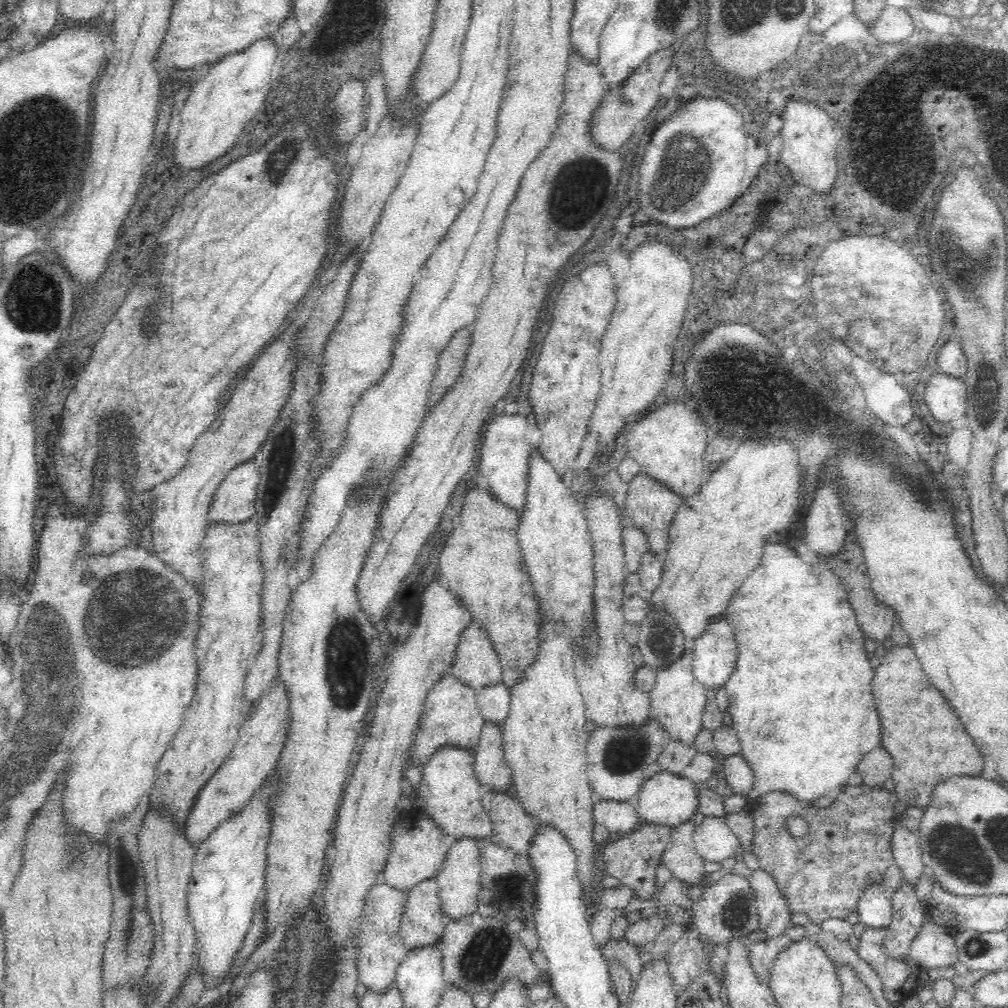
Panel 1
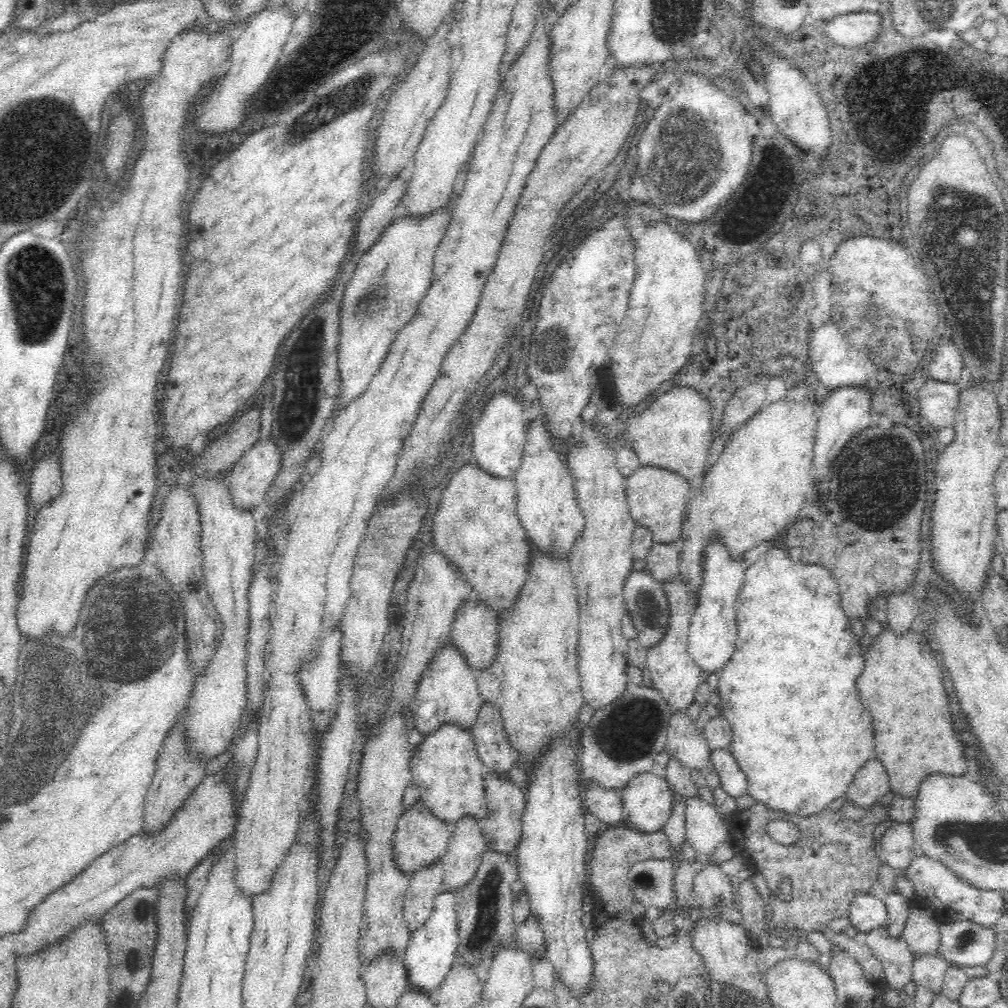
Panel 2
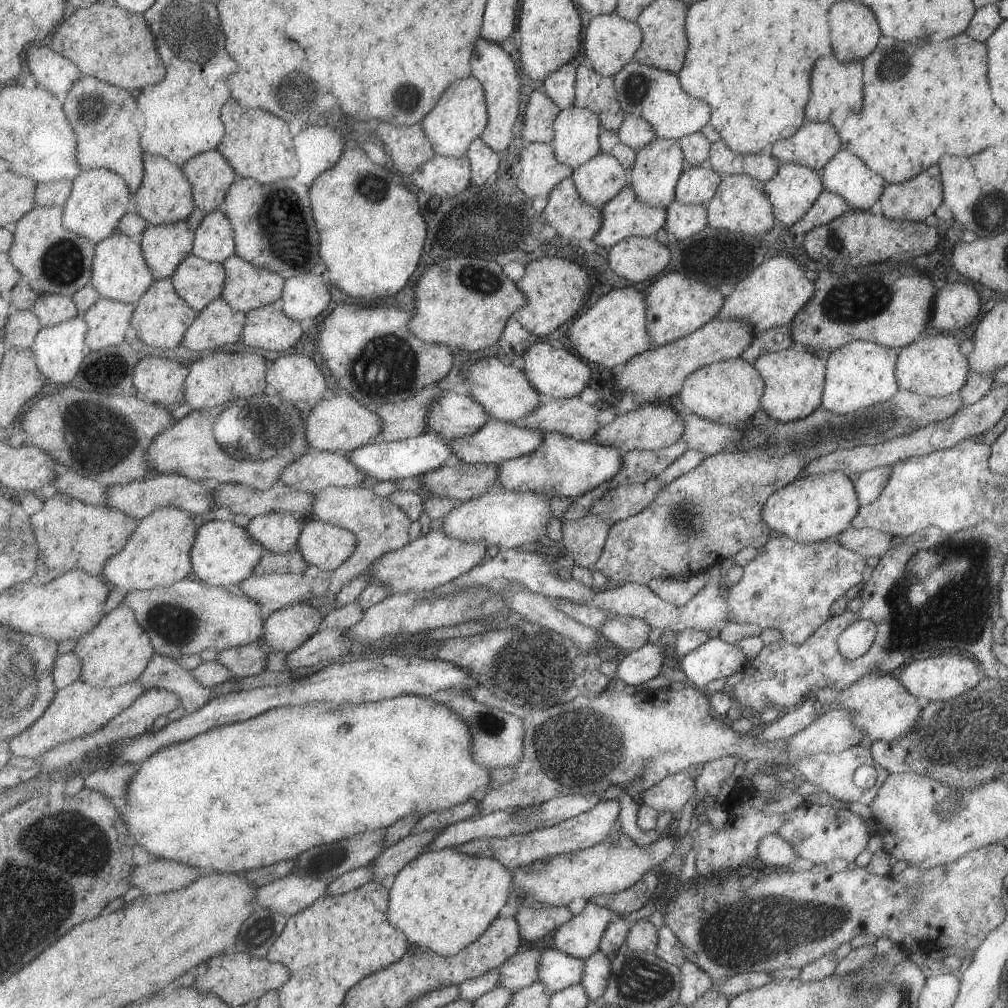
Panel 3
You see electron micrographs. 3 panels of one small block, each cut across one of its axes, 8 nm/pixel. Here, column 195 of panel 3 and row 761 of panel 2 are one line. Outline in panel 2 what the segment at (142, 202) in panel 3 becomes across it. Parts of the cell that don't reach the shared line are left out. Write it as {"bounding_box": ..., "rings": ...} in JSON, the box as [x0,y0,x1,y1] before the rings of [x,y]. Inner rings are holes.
{"bounding_box":[184,480,258,764],"rings":[[[200,480],[195,486],[195,496],[199,498],[199,513],[201,522],[201,559],[205,580],[210,600],[218,617],[222,628],[217,646],[213,651],[212,659],[205,664],[200,675],[196,675],[191,692],[190,704],[187,708],[184,727],[184,750],[190,757],[198,757],[206,764],[211,758],[216,758],[219,754],[226,752],[231,746],[235,737],[235,732],[241,728],[244,710],[248,706],[247,702],[247,658],[248,648],[250,648],[250,603],[248,593],[251,590],[251,582],[255,577],[256,552],[258,540],[254,531],[254,517],[250,511],[240,511],[232,507],[228,496],[228,485],[226,480],[206,481]]]}

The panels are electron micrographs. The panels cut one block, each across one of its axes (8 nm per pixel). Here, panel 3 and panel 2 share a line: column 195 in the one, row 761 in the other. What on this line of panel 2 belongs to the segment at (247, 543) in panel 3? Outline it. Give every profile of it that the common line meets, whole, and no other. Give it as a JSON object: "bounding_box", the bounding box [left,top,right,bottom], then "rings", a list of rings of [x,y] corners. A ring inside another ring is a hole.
{"bounding_box":[514,740,595,1005],"rings":[[[578,740],[574,745],[556,743],[550,746],[551,752],[543,758],[539,766],[539,773],[532,778],[528,787],[527,805],[523,812],[522,836],[514,852],[514,861],[517,864],[519,879],[524,883],[524,897],[528,901],[528,908],[537,919],[540,931],[544,935],[544,950],[542,953],[548,959],[548,964],[555,970],[572,997],[583,1005],[583,998],[591,993],[592,983],[595,981],[595,962],[591,955],[590,943],[586,938],[586,931],[582,925],[582,904],[586,884],[586,849],[588,837],[584,829],[585,810],[582,806],[580,793],[584,788],[580,779],[577,755],[579,752]]]}

